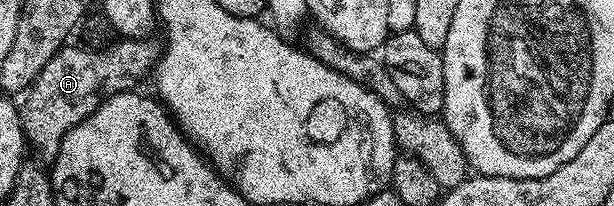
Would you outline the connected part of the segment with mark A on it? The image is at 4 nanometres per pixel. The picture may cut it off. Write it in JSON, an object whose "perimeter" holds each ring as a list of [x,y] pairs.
{"perimeter":[[[119,38],[102,50],[95,50],[99,52],[90,52],[91,48],[87,46],[71,47],[60,48],[49,62],[45,62],[45,70],[37,74],[25,93],[28,100],[21,104],[23,134],[28,145],[39,151],[40,161],[54,161],[65,134],[82,120],[89,119],[104,97],[115,98],[130,93],[127,91],[134,84],[141,83],[146,76],[148,79],[161,55],[160,45],[155,45],[151,38]]]}

